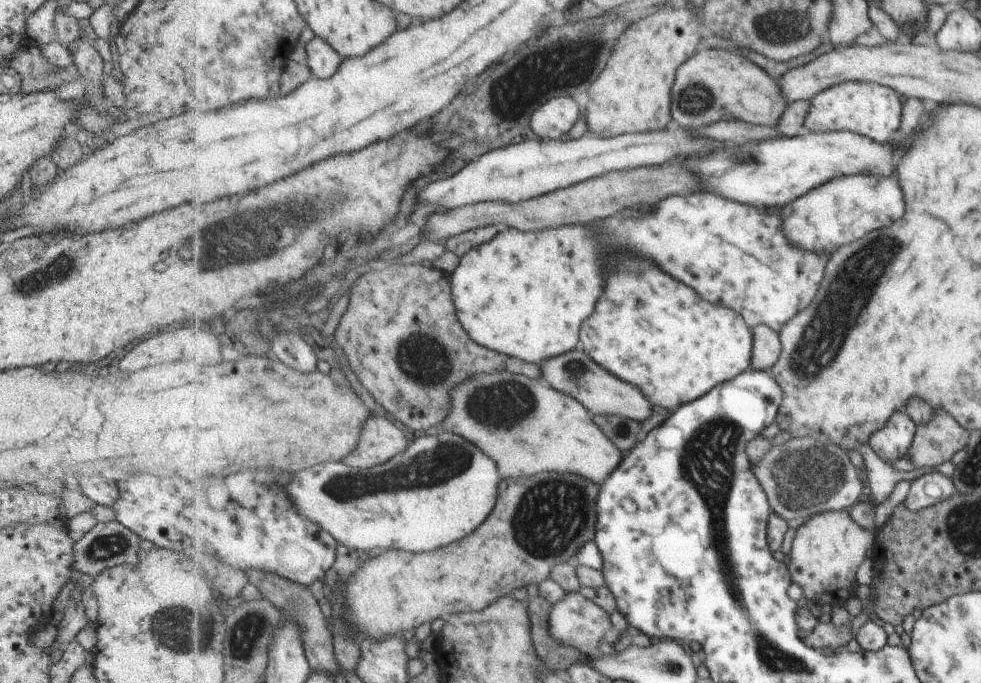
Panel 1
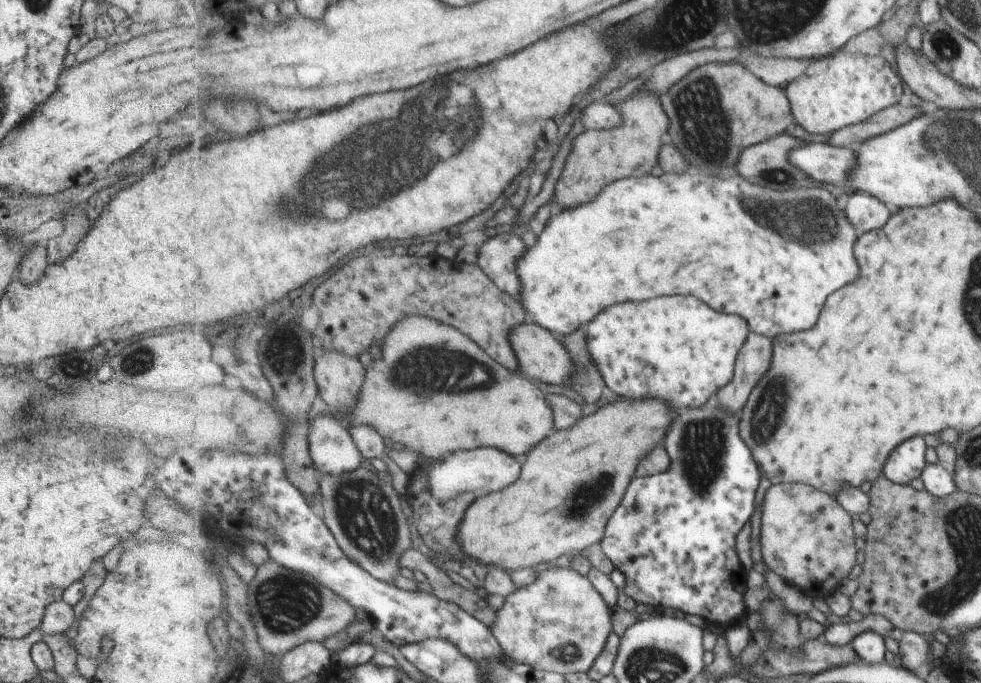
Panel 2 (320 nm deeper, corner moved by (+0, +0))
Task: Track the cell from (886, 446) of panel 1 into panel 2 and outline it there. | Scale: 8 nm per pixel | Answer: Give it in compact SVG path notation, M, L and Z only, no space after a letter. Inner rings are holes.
M914 436L900 442L887 457L882 466L881 476L889 482L908 484L913 478L920 476L926 461L923 452L926 446L923 436Z

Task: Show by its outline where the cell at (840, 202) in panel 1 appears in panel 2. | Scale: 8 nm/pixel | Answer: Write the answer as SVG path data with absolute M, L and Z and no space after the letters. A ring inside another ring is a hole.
M867 193L852 194L846 203L845 212L858 235L881 229L890 218L883 202Z

